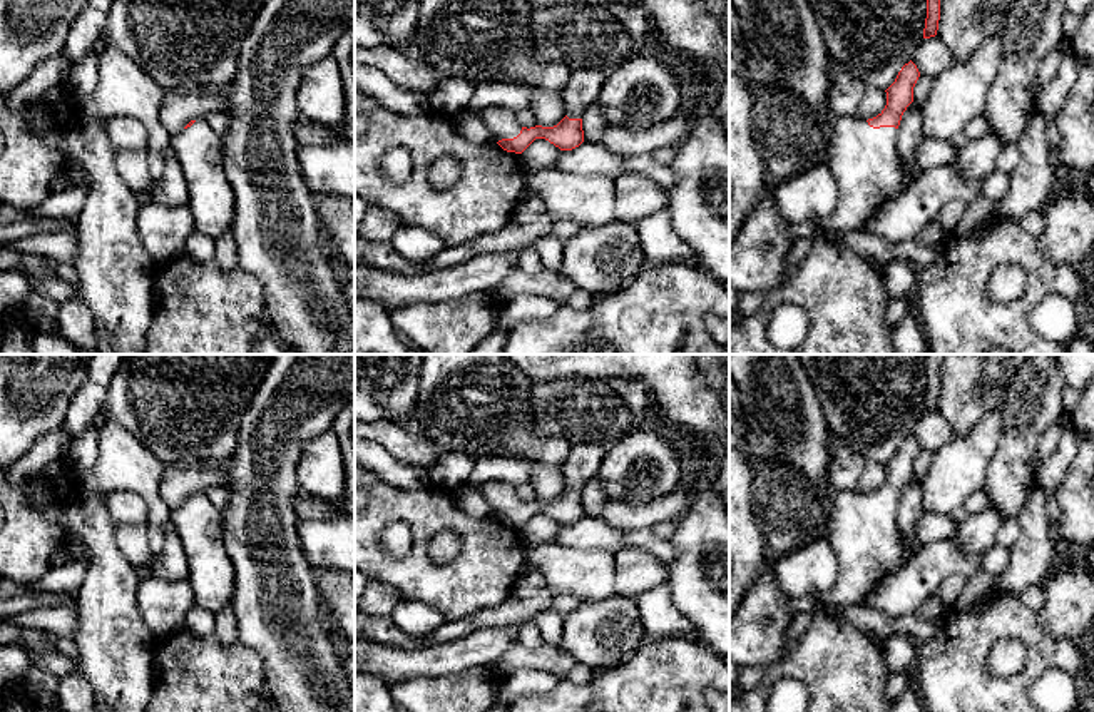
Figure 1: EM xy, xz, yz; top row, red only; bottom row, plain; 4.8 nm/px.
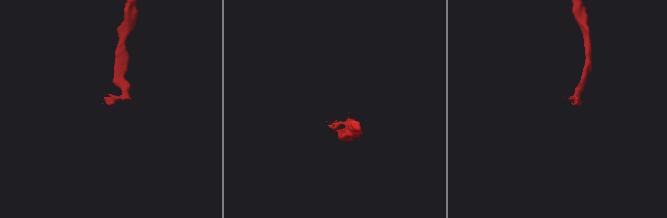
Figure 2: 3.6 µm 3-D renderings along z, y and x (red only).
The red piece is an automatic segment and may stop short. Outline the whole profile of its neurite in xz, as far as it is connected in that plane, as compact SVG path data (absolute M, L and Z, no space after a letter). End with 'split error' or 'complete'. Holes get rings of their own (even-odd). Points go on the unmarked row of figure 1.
M597 443L572 445L565 463L560 466L565 491L554 501L522 501L515 485L507 481L488 481L480 486L492 516L497 516L512 530L520 530L535 513L545 513L560 525L572 525L584 516L582 490L585 483L597 478L606 448Z; split error

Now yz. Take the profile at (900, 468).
M912 435L905 438L895 456L885 465L885 483L873 493L836 491L828 483L831 511L826 521L826 538L838 557L838 580L830 592L820 597L820 602L838 607L861 605L890 572L917 557L920 548L912 548L898 530L897 503L903 486L913 476L913 461L918 451L917 440Z; split error

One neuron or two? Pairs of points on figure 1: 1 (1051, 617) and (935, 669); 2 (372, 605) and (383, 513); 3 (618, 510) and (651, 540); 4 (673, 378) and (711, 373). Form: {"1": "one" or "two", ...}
{"1": "two", "2": "two", "3": "two", "4": "two"}

